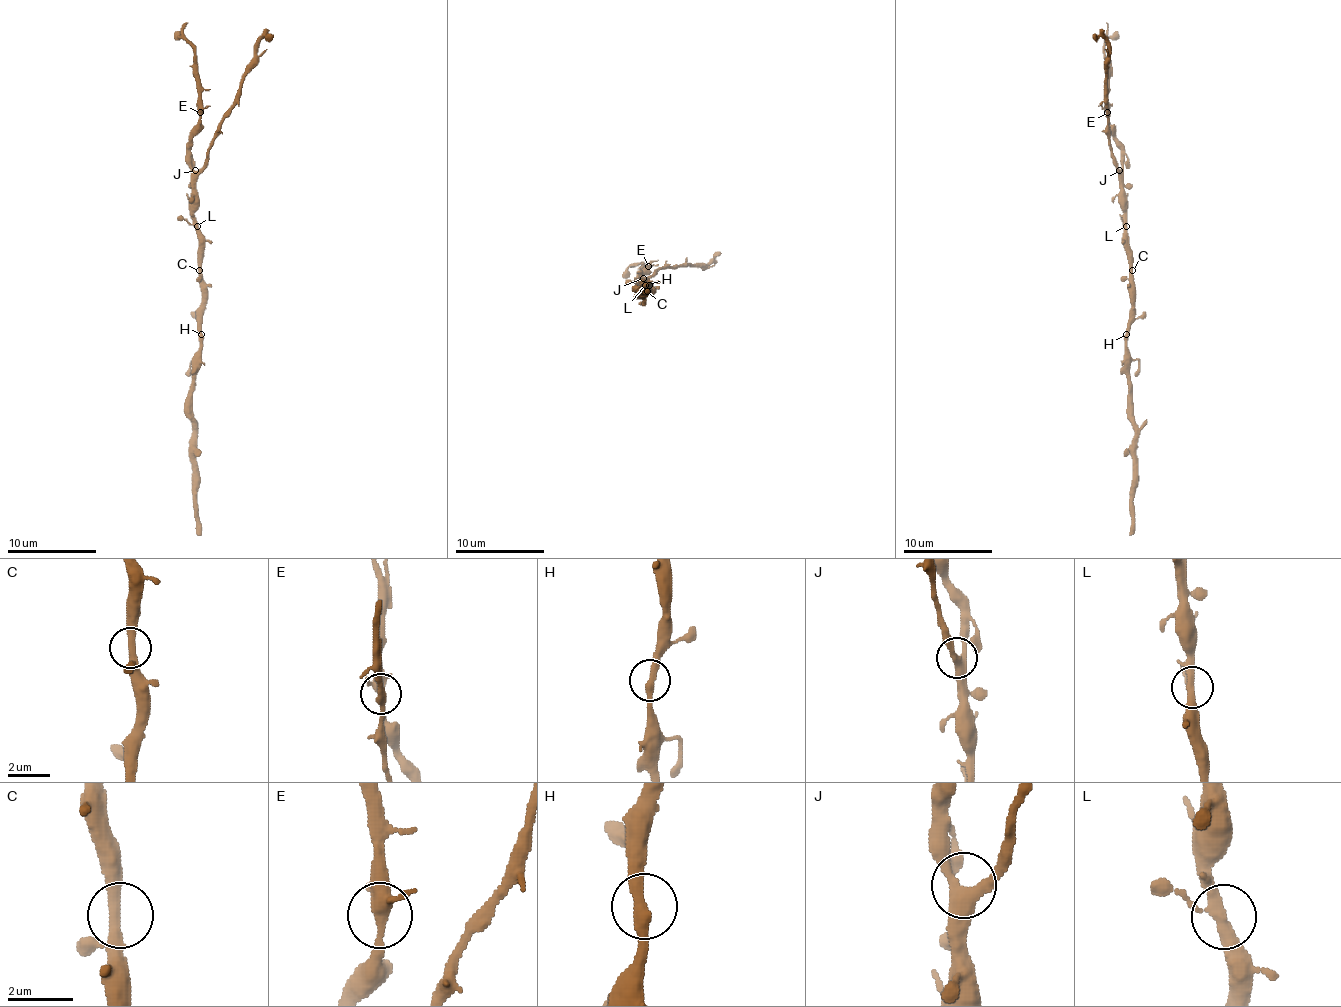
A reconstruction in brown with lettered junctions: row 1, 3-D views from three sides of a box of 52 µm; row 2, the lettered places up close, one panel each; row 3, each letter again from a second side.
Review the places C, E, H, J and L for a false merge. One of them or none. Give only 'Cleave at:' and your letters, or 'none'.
Cleave at: none

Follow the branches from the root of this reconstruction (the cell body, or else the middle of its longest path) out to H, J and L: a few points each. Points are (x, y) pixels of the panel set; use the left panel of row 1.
H: (201, 264), (201, 334)
J: (201, 264), (201, 246), (195, 219), (195, 170)
L: (201, 264), (197, 226)

